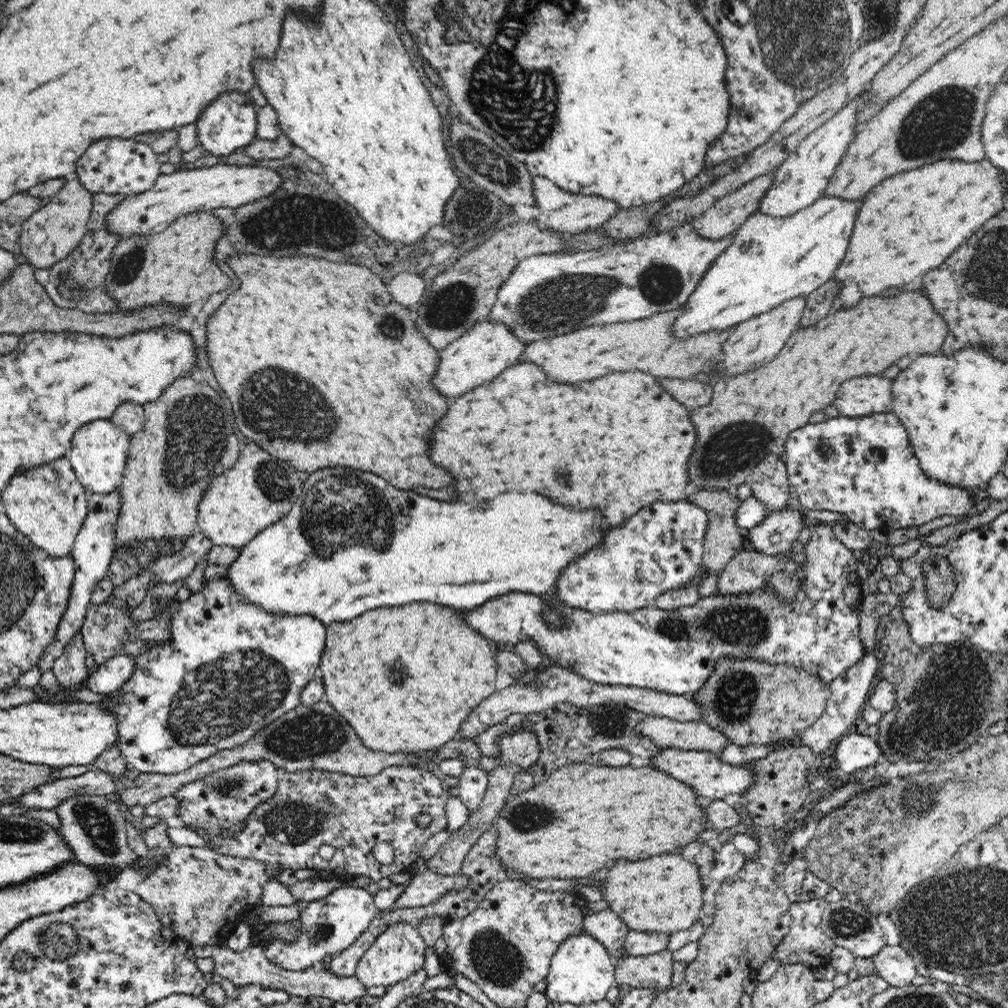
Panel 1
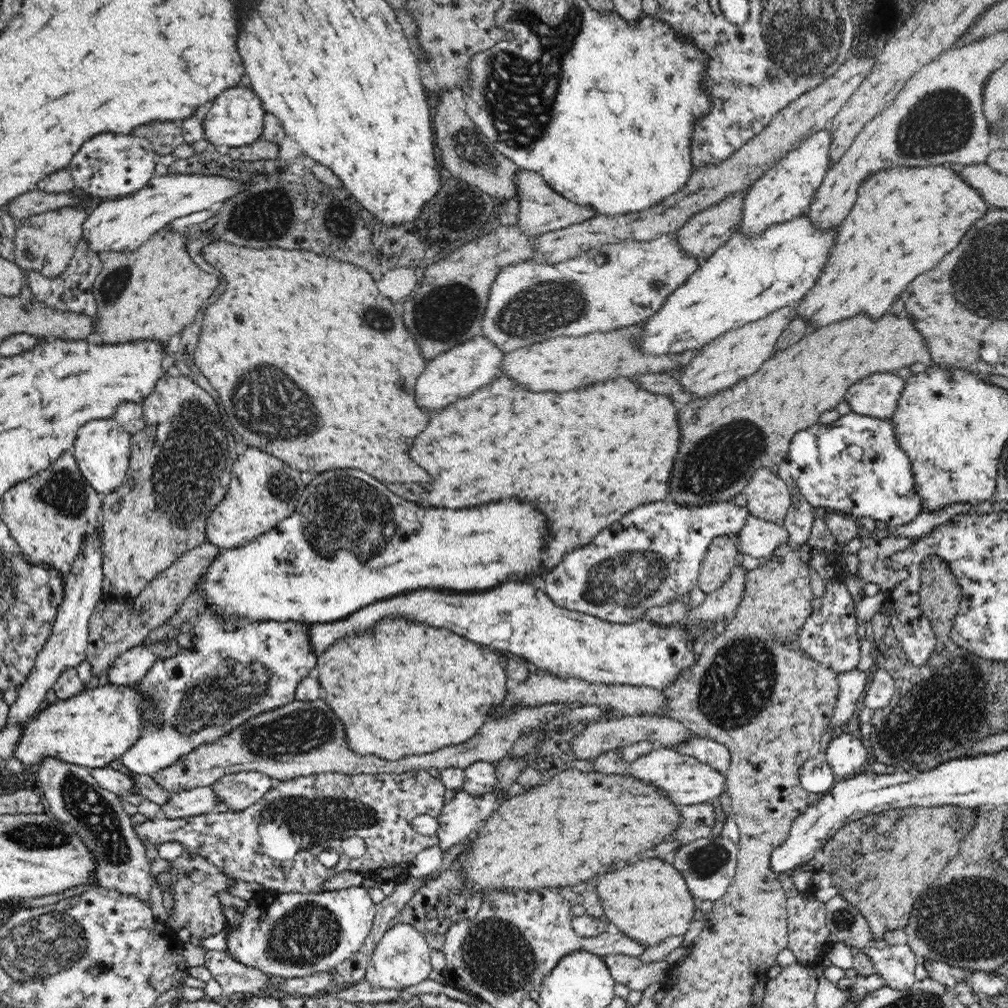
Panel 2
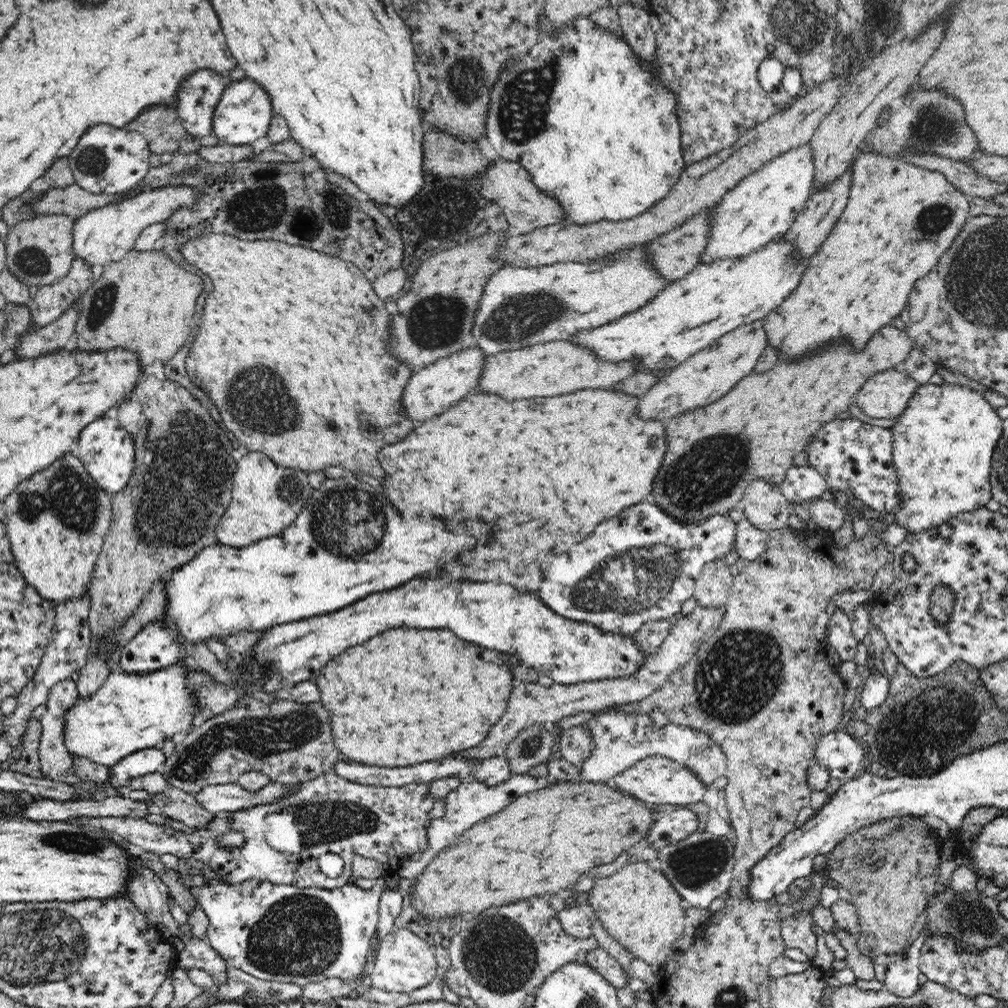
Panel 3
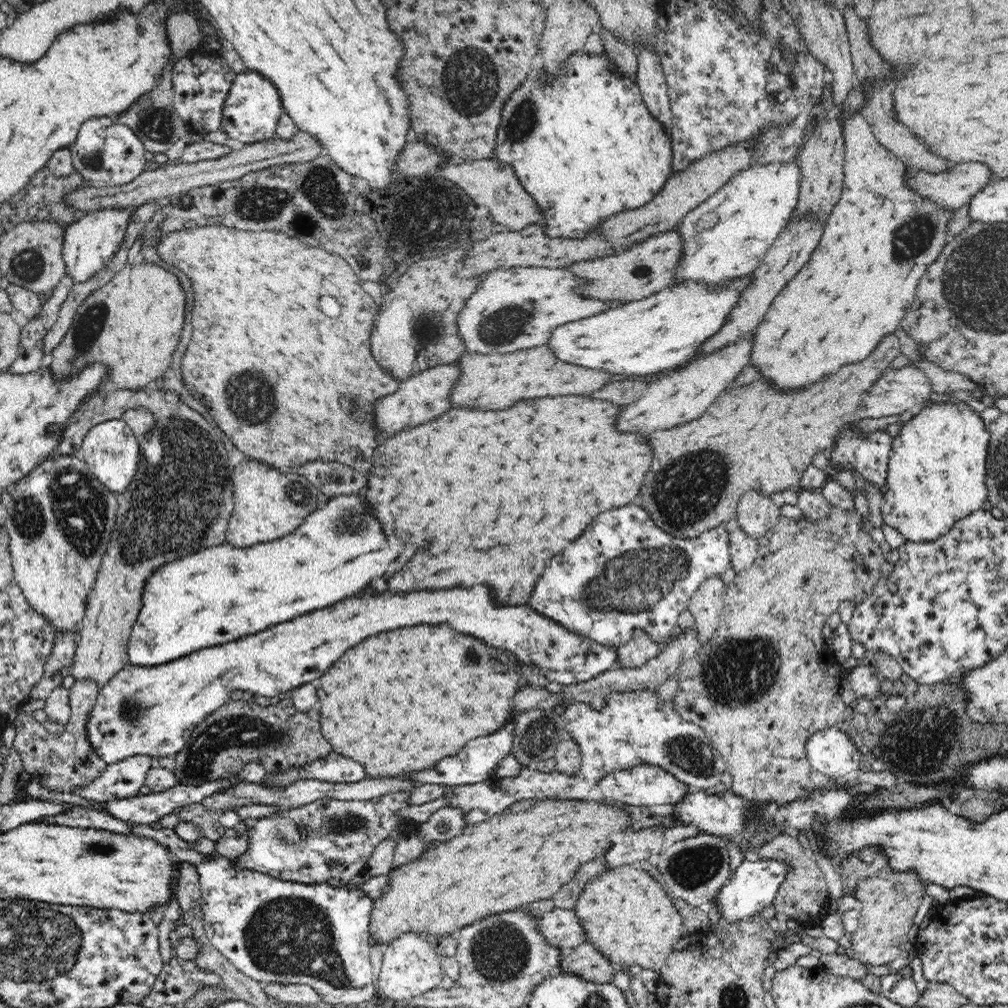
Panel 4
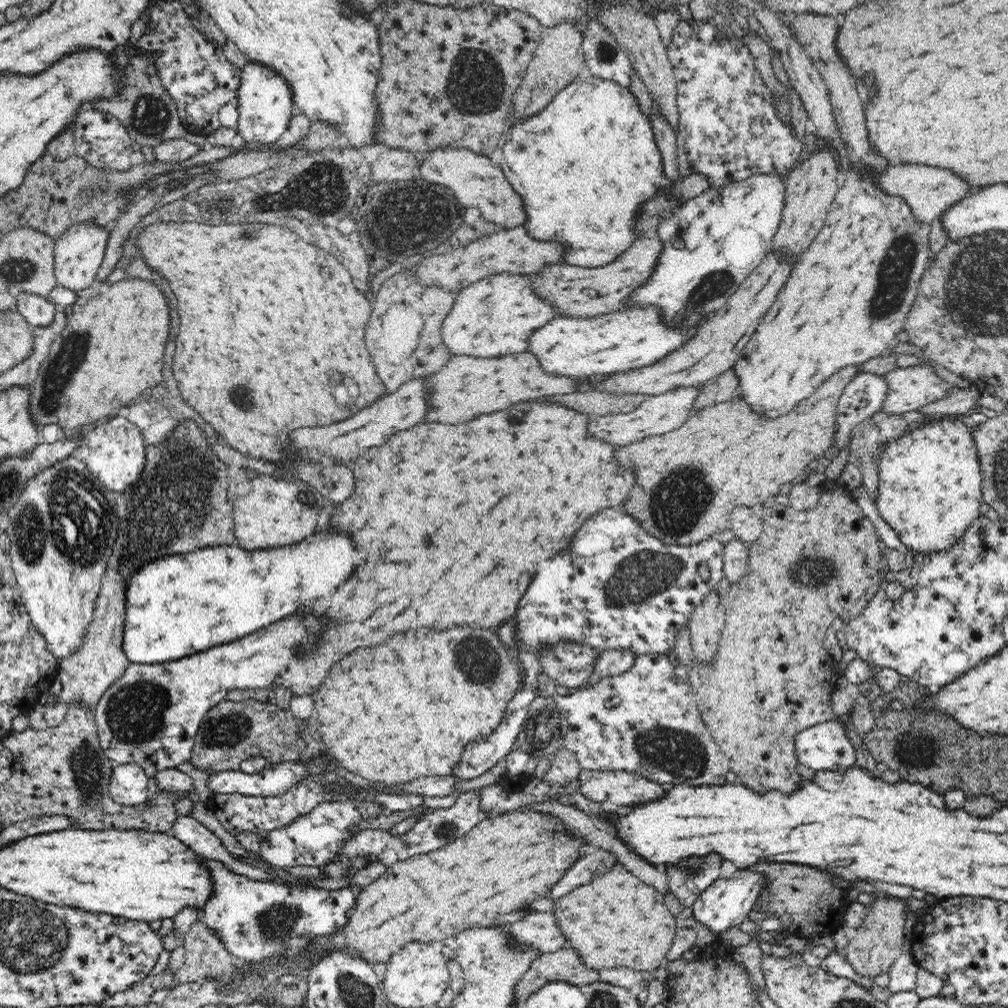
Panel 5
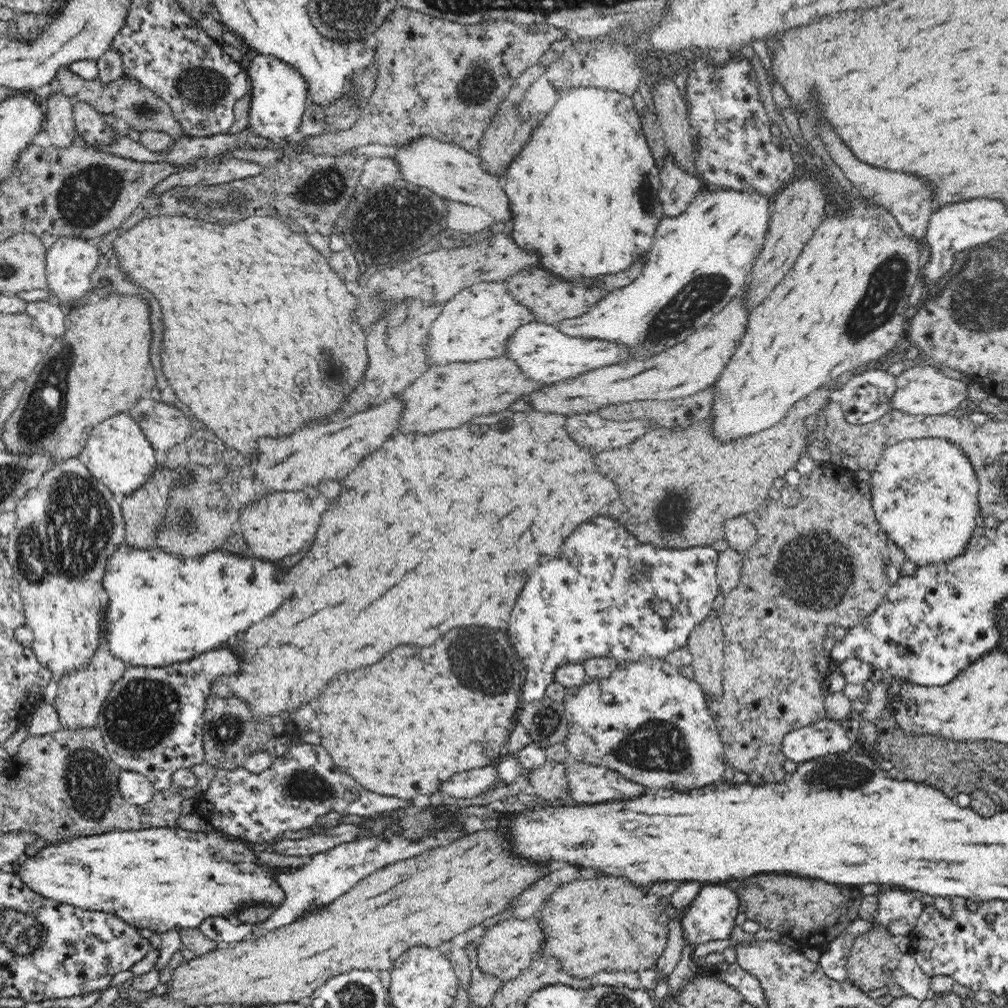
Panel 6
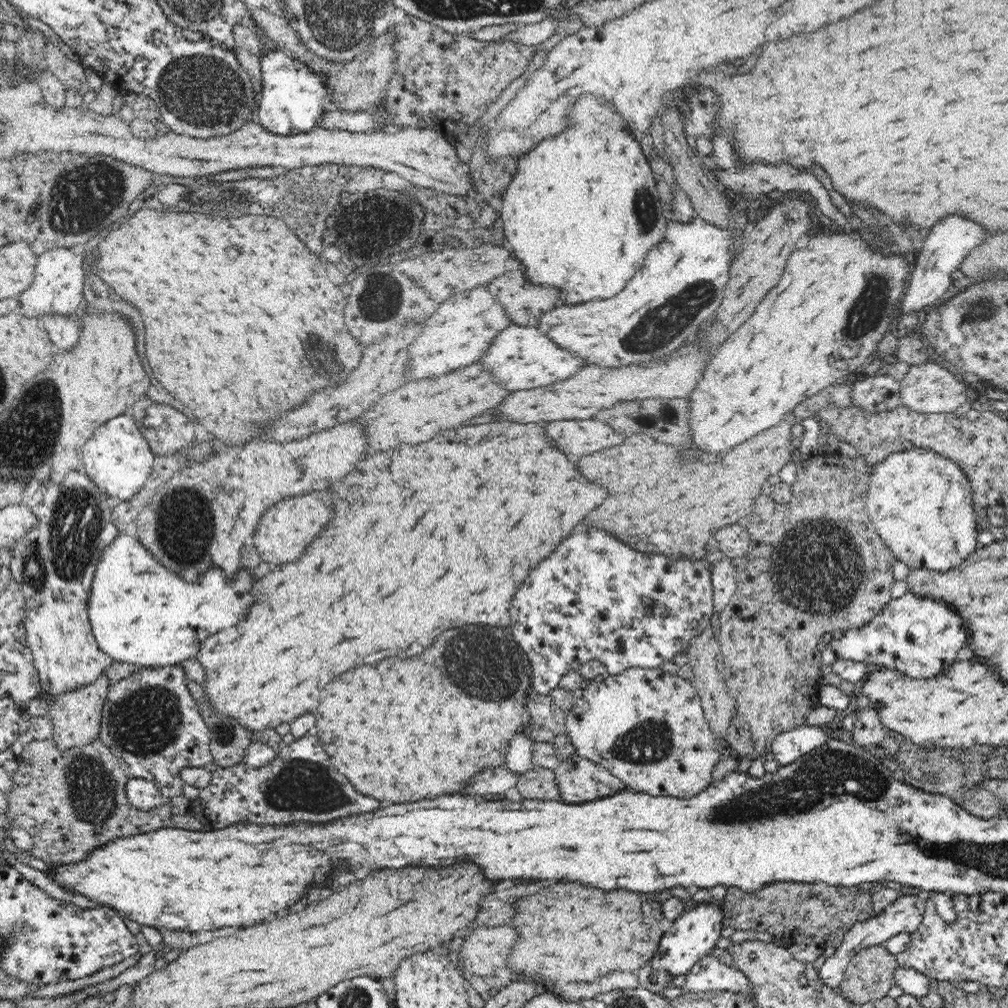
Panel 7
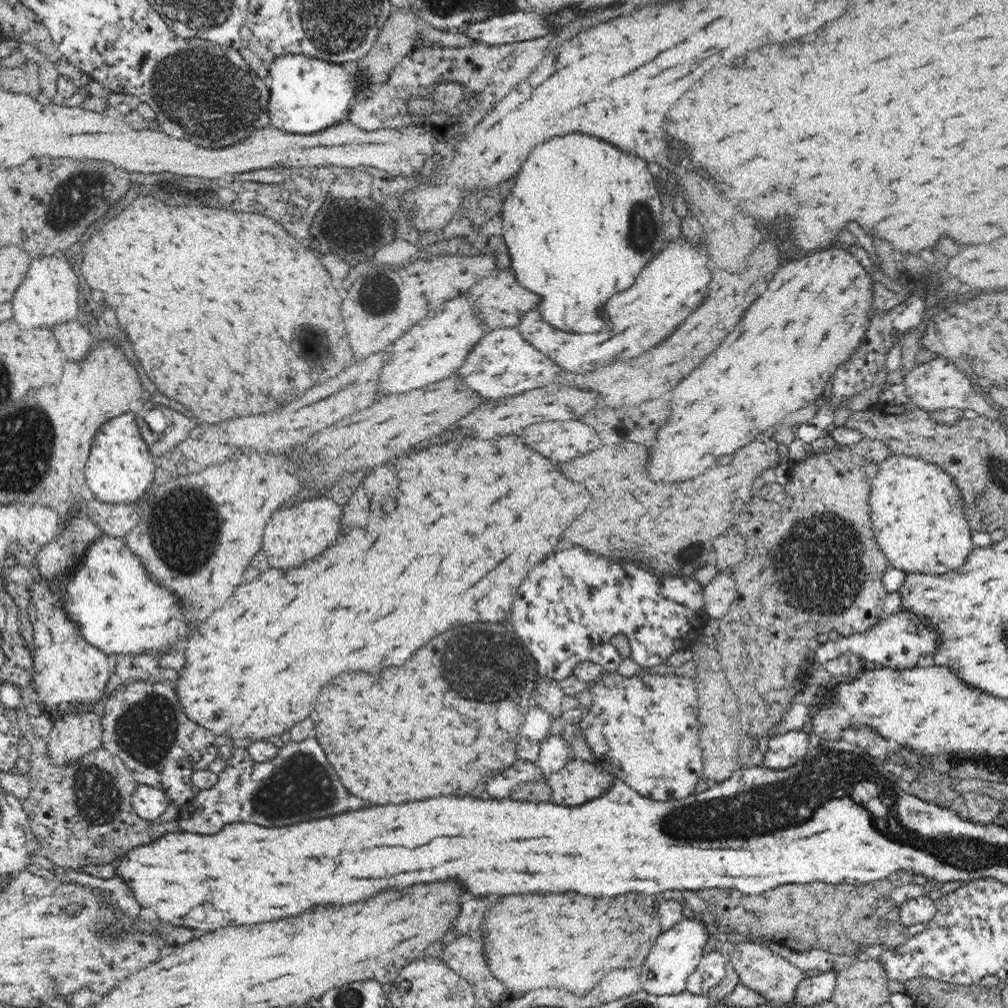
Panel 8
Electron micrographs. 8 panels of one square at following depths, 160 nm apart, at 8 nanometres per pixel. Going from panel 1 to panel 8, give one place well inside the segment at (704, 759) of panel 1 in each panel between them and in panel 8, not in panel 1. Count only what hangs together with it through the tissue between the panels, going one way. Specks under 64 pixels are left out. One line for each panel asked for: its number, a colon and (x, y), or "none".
2: (683, 779)
3: (656, 780)
4: (647, 785)
5: (623, 788)
6: (586, 783)
7: (579, 780)
8: (579, 781)

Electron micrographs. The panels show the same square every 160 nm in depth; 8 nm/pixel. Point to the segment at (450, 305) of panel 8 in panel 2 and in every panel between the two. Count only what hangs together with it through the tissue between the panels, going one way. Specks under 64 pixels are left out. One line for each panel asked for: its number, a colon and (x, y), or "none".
2: (618, 284)
3: (520, 307)
4: (516, 308)
5: (495, 316)
6: (475, 324)
7: (459, 332)

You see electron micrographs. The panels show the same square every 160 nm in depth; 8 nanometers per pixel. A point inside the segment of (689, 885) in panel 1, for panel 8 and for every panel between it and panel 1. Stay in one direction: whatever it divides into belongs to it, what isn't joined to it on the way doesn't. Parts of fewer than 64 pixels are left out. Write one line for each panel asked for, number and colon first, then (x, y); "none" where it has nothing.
2: (648, 902)
3: (641, 910)
4: (628, 918)
5: (616, 920)
6: (600, 924)
7: (573, 934)
8: (566, 940)

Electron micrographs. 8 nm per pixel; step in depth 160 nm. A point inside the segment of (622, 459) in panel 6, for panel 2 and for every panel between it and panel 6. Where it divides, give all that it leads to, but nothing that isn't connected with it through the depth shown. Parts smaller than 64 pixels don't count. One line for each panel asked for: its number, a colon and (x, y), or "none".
2: (764, 411)
3: (767, 419)
4: (757, 438)
5: (692, 478)

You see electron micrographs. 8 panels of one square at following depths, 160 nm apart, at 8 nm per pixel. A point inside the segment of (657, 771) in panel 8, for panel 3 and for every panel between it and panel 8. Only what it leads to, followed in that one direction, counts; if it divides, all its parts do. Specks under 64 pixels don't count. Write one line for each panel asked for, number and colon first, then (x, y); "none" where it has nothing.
3: (621, 739)
4: (632, 728)
5: (645, 720)
6: (646, 721)
7: (647, 728)

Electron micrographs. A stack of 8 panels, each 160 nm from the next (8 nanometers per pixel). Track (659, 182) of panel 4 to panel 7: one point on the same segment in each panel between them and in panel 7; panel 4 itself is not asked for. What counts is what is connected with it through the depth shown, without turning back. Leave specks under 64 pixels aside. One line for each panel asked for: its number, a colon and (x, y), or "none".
5: (584, 166)
6: (584, 194)
7: (582, 211)

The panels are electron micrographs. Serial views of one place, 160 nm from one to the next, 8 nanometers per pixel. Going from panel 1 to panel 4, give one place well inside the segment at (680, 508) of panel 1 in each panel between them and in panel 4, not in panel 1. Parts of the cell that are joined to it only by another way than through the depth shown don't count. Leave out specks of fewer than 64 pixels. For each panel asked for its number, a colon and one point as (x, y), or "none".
2: (651, 557)
3: (641, 565)
4: (624, 574)

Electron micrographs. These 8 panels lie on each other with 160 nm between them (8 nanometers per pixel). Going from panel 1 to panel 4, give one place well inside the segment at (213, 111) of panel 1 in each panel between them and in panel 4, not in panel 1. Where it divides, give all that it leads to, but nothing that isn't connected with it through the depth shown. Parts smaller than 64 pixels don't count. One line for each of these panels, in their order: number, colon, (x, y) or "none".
2: (236, 118)
3: (244, 113)
4: (253, 106)

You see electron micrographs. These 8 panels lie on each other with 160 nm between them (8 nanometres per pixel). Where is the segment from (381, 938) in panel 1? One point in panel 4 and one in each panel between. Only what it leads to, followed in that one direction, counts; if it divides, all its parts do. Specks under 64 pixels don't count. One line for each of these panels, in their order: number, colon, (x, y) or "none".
2: (401, 960)
3: (405, 962)
4: (411, 968)

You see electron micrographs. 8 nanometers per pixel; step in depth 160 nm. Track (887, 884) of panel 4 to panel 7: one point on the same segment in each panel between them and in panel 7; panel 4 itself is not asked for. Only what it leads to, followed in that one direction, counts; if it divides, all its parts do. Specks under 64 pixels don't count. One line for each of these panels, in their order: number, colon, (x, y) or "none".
5: (879, 940)
6: (870, 964)
7: (869, 976)

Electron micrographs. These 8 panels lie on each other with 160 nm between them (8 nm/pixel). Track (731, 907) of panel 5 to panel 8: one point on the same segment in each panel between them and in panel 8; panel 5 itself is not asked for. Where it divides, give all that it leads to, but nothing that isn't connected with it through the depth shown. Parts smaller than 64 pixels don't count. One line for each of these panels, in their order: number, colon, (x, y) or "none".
6: (711, 916)
7: (692, 936)
8: (675, 955)

